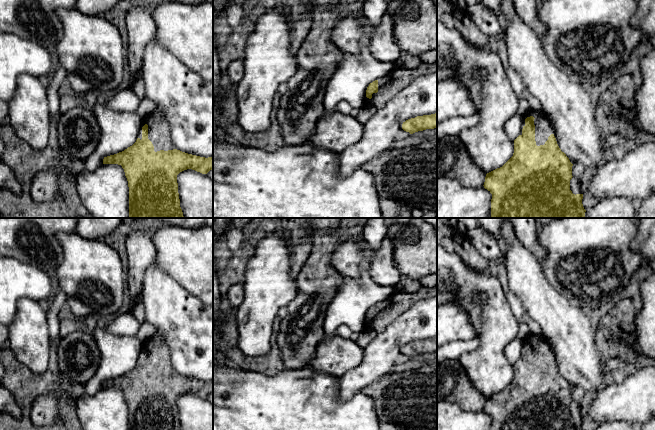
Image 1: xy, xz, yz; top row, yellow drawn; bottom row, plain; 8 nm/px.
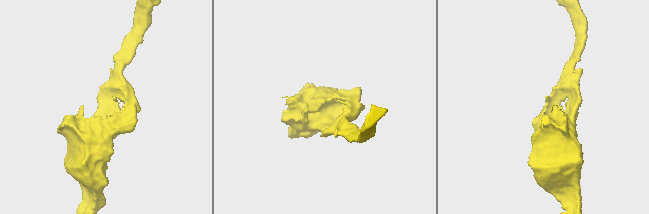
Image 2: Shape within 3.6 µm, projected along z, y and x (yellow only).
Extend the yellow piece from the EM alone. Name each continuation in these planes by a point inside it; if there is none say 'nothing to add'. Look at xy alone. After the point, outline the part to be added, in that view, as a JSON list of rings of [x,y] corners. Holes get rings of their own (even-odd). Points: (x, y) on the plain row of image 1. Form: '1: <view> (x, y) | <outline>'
1: xy (158, 351) | [[[156,332],[150,339],[143,342],[142,351],[148,349],[148,363],[154,370],[154,375],[168,375],[176,373],[171,366],[170,348],[166,341]],[[142,351],[138,362],[142,363]]]

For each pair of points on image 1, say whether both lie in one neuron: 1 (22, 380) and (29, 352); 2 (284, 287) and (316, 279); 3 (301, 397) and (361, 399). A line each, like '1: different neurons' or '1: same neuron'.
1: different neurons
2: different neurons
3: same neuron

